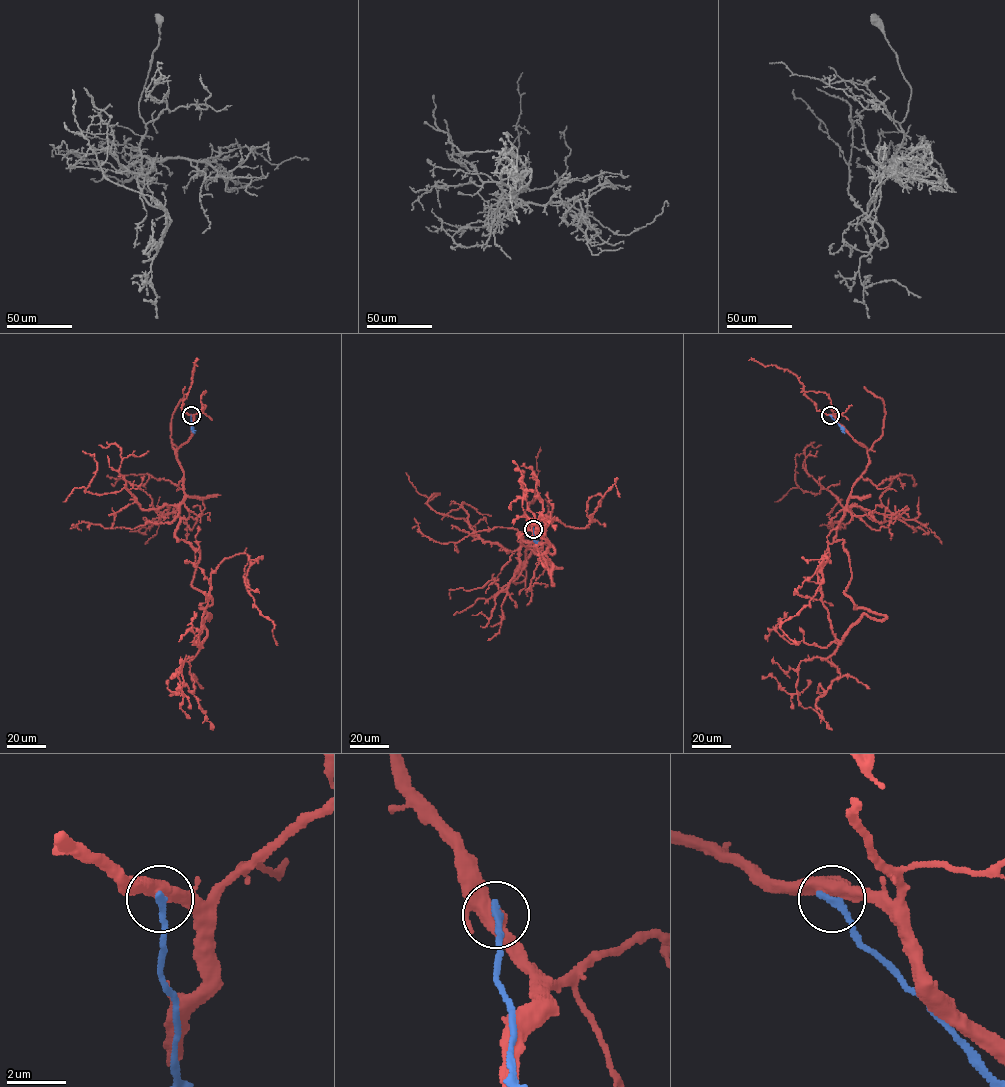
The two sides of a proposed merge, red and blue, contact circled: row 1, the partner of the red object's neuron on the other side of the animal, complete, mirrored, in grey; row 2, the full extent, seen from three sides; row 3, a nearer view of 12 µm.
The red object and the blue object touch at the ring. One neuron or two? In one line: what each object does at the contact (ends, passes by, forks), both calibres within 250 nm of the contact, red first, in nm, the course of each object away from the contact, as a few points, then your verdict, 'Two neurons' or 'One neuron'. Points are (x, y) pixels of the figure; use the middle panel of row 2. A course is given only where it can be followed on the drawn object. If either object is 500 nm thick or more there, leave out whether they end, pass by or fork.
At the ring red forks. At the ring blue ends. Thickness 400 nm (red) against 240 nm. Course of red: (533, 529), (519, 566), (519, 532), (548, 543), (554, 584), (545, 527), (585, 528), (616, 478), (620, 497). Course of blue: (533, 529), (537, 543). Two neurons

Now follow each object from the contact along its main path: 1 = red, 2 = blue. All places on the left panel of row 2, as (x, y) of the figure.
1: (190, 415), (175, 537), (199, 552), (191, 585), (211, 598), (198, 642), (211, 573), (245, 553), (277, 645)
2: (190, 415), (194, 433)

